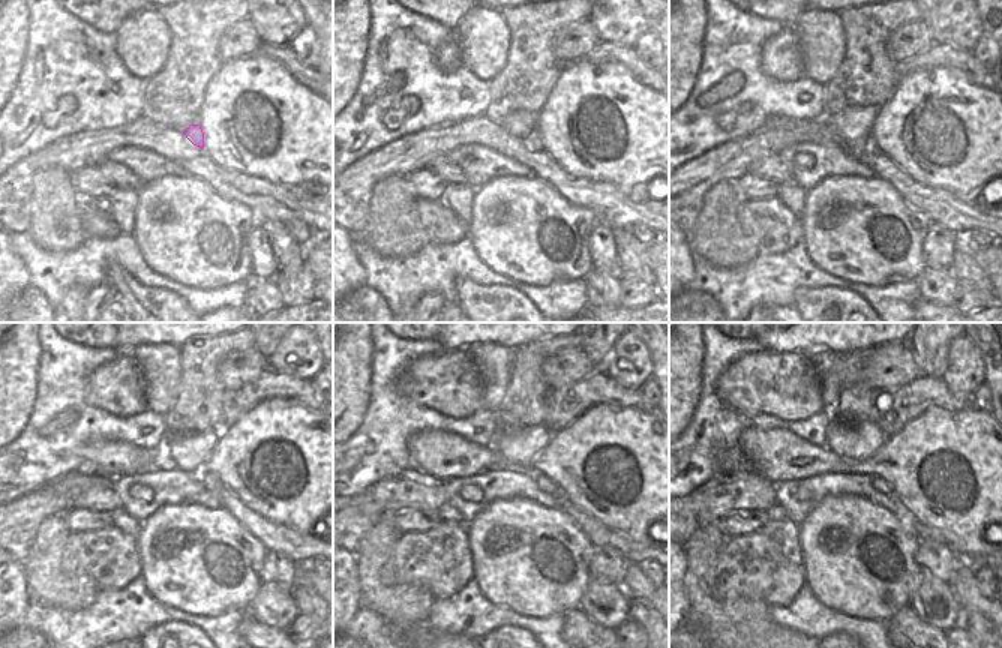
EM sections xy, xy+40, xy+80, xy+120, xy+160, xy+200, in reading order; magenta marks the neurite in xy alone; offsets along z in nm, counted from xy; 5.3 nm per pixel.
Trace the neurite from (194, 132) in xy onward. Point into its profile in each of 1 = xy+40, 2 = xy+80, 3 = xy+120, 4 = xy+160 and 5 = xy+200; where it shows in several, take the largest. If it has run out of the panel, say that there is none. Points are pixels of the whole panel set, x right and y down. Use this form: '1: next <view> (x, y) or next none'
1: next xy+40 (533, 140)
2: next xy+80 (867, 144)
3: next xy+120 (207, 479)
4: next xy+160 (546, 485)
5: next xy+200 (881, 485)

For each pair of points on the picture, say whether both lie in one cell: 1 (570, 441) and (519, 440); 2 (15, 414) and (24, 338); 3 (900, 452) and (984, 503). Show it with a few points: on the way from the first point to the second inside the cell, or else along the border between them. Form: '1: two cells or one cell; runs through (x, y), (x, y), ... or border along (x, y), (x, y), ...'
1: two cells; border along (552, 434), (551, 440), (524, 467)
2: one cell; runs through (15, 395), (17, 357)
3: one cell; runs through (929, 452), (939, 447), (959, 450), (978, 474)

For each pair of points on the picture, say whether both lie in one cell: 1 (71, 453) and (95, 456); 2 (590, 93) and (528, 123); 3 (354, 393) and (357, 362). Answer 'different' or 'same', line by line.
1: different
2: different
3: same

